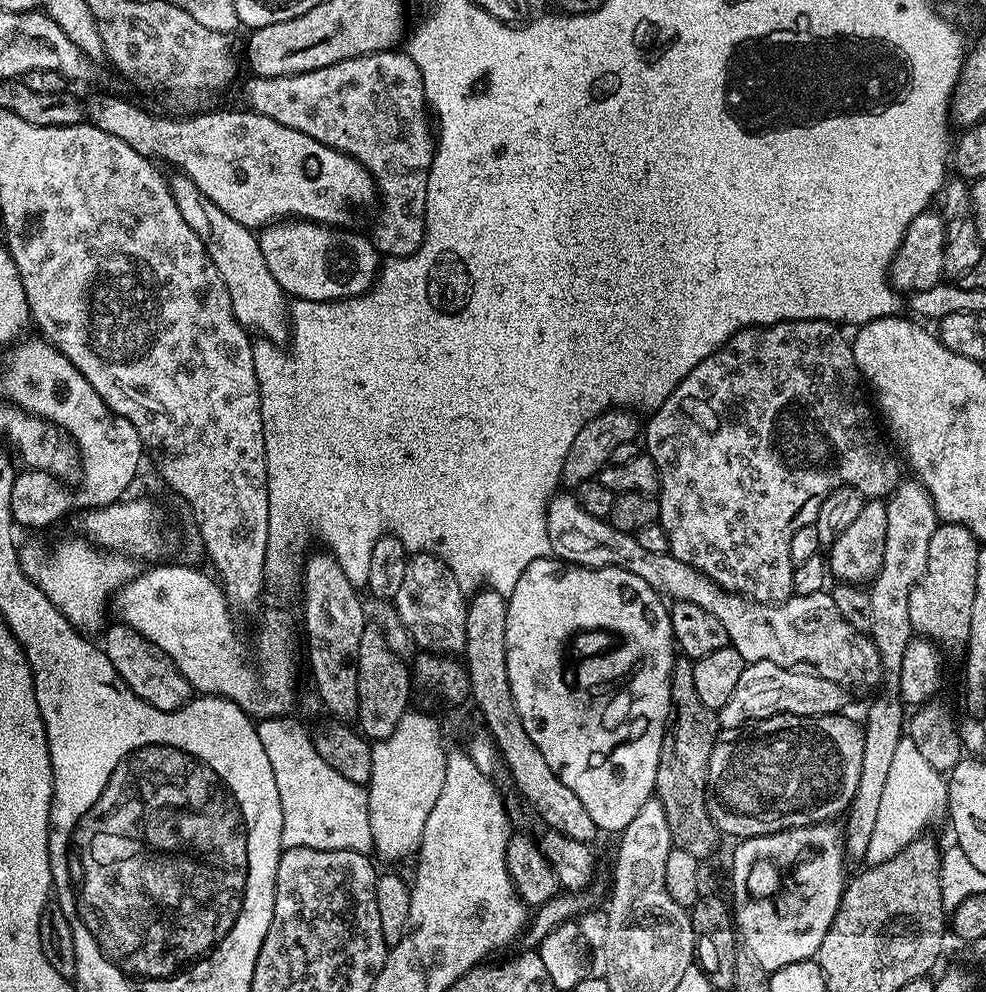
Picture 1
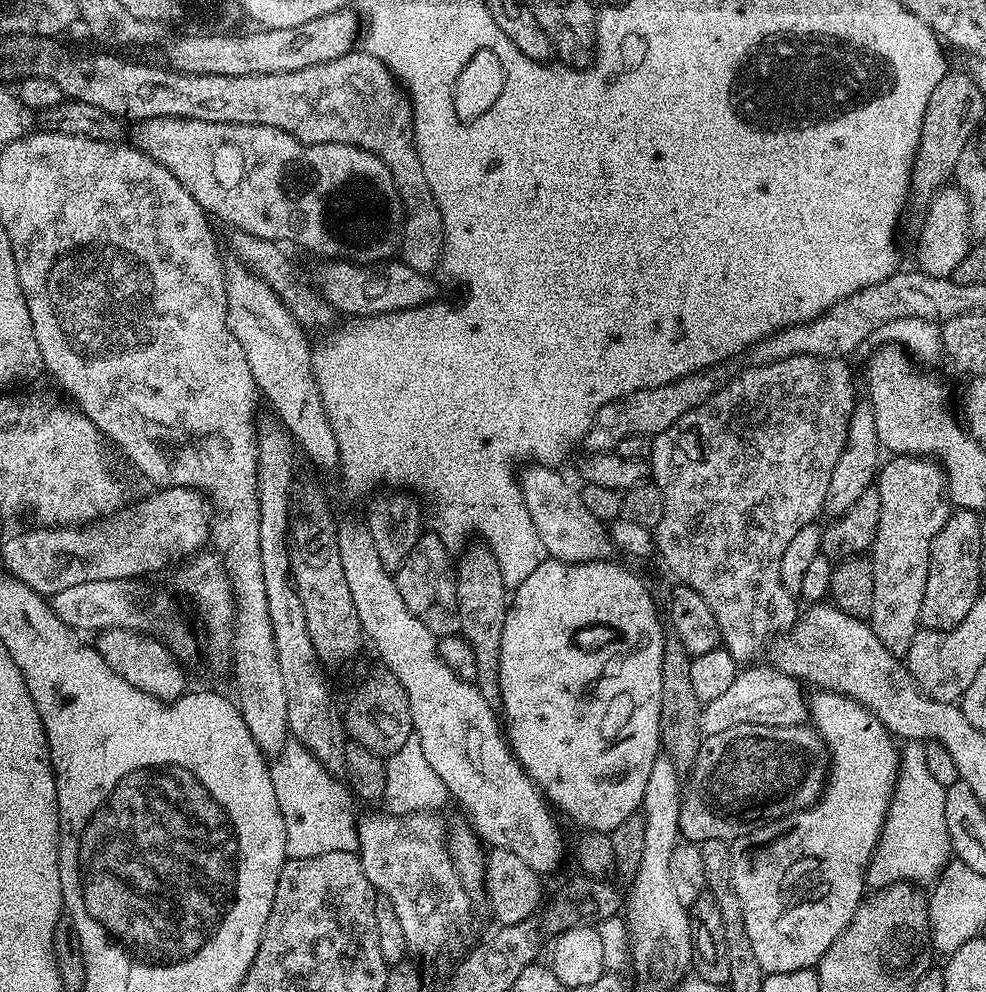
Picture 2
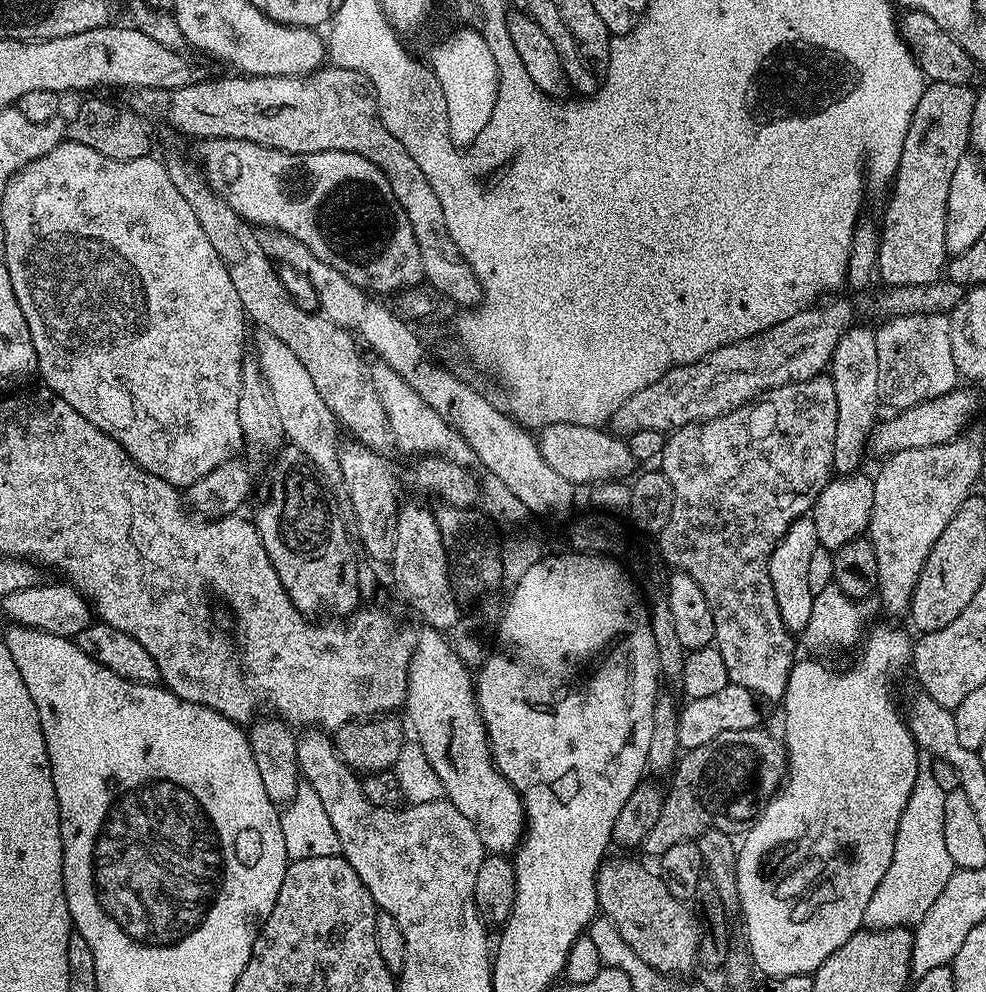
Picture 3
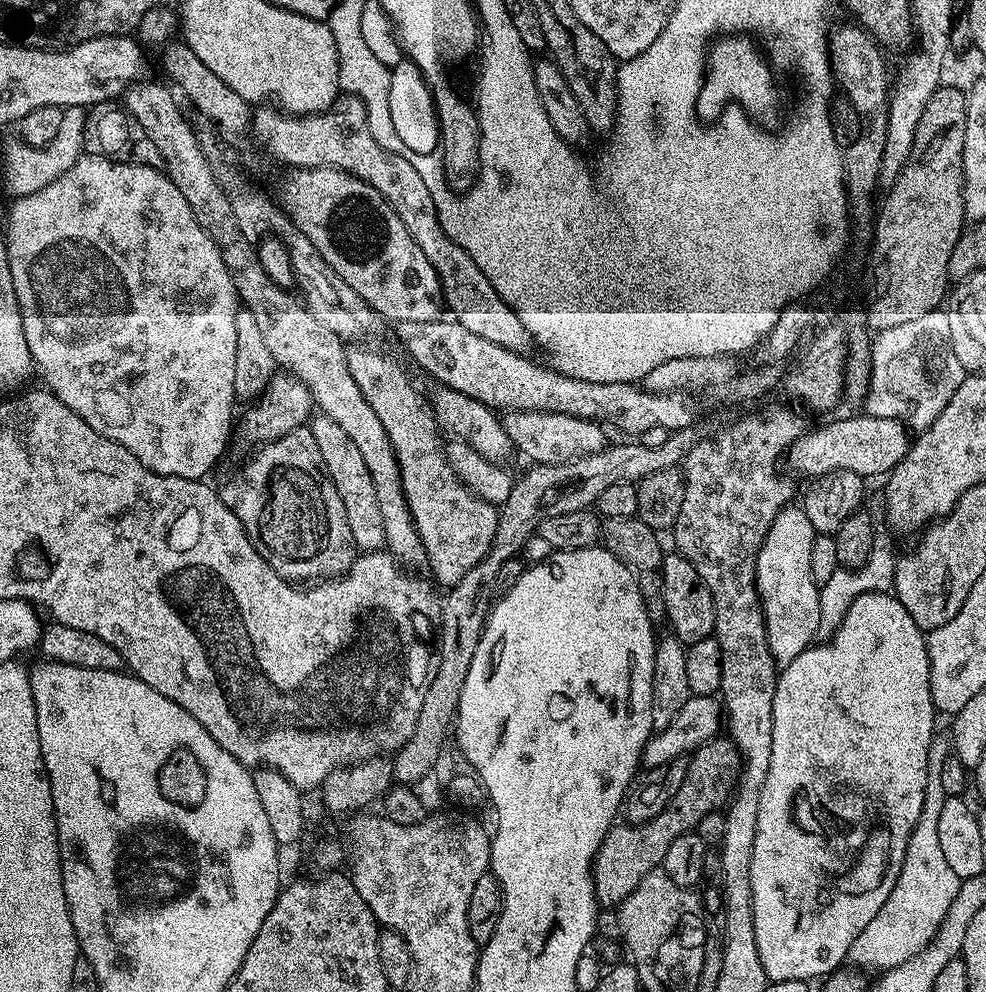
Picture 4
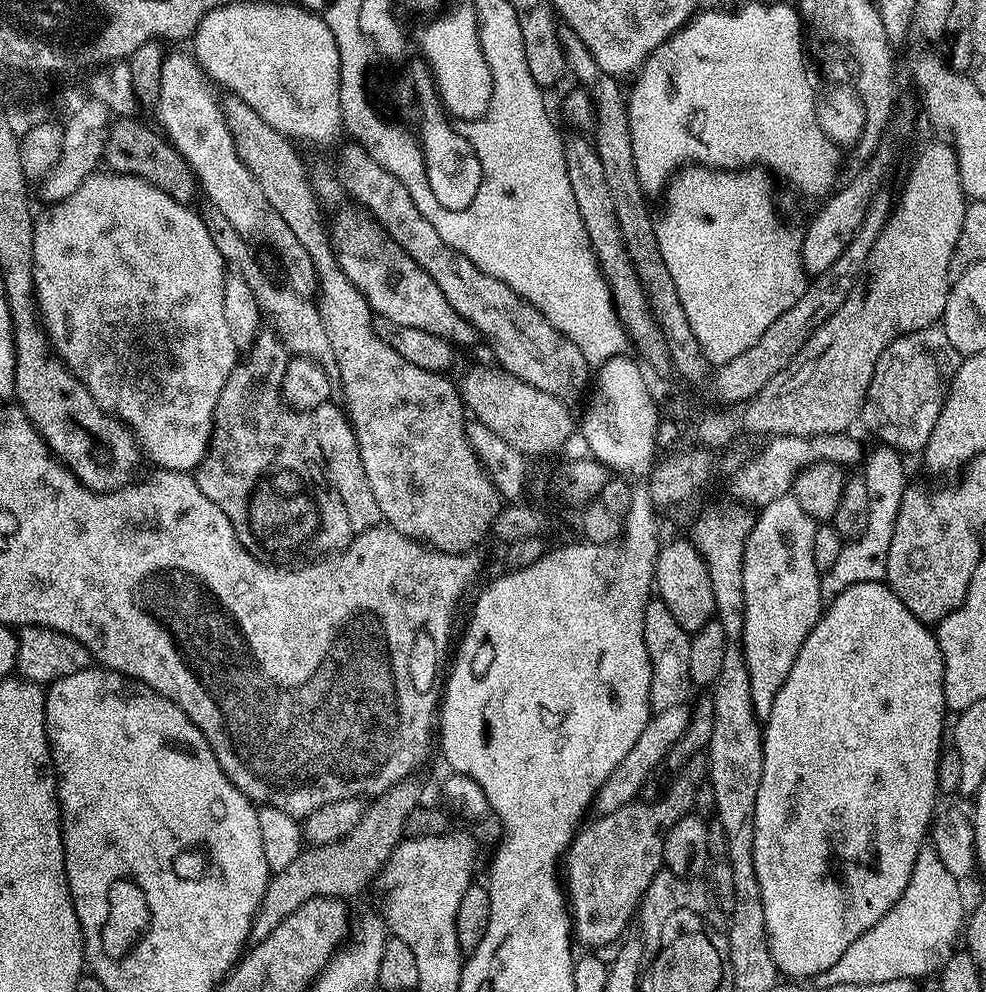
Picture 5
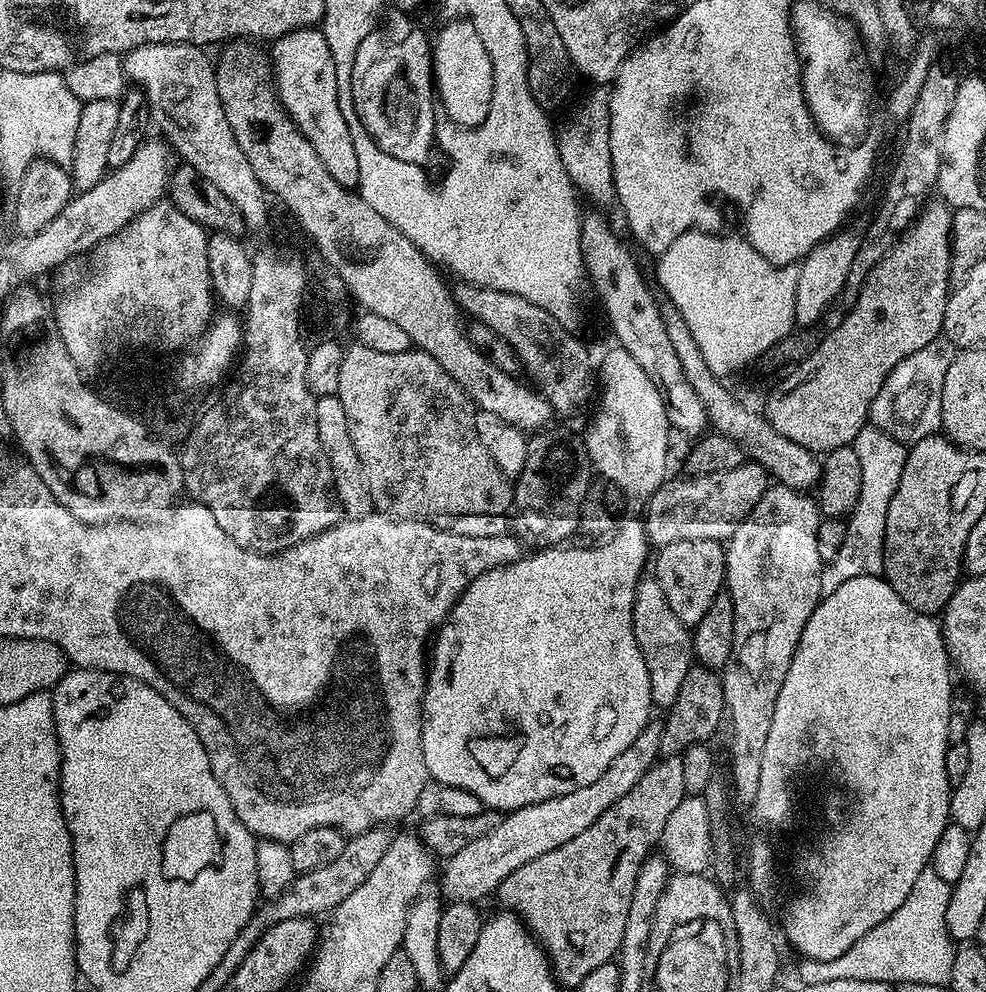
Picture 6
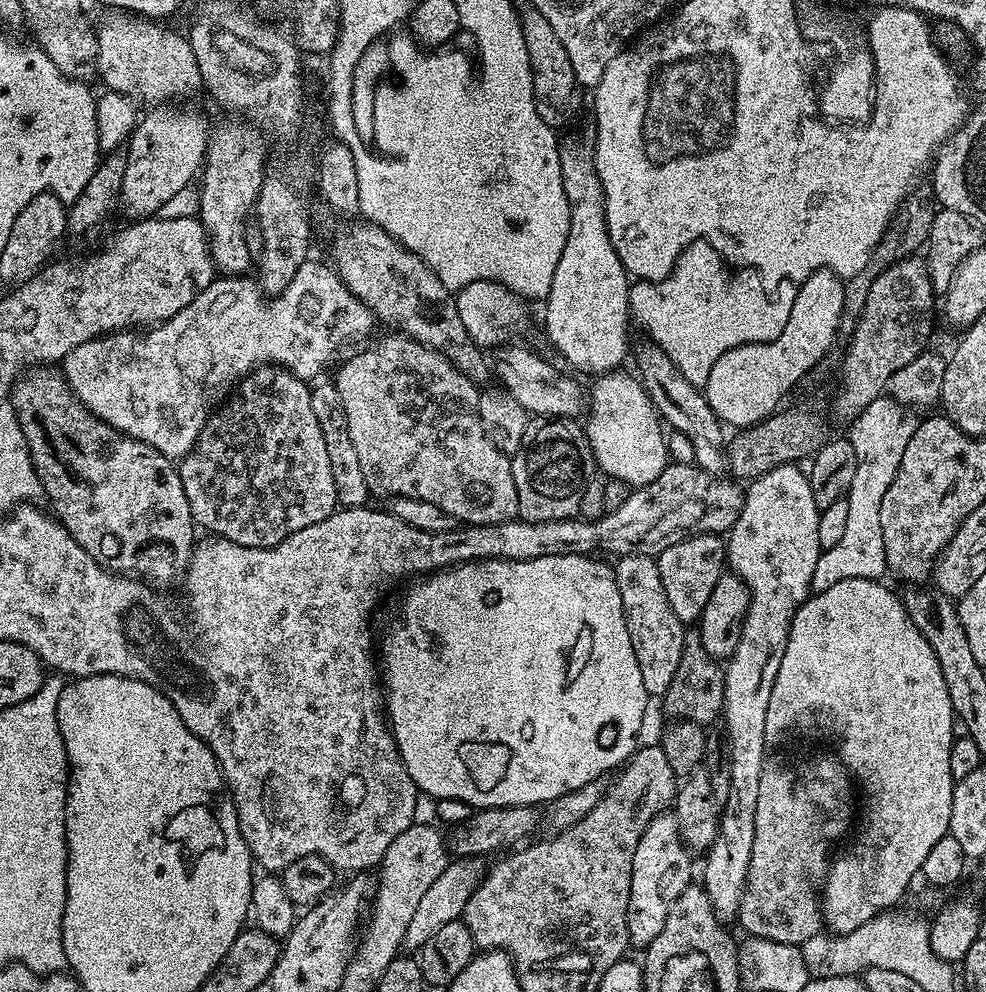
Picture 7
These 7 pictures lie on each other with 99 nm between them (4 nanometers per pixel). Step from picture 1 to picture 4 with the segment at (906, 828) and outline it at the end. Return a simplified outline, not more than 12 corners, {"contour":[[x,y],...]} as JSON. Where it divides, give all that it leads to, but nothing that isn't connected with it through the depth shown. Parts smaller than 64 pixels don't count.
{"contour":[[933,736],[922,814],[890,898],[847,963],[880,974],[938,934],[961,881],[938,838],[949,737]]}

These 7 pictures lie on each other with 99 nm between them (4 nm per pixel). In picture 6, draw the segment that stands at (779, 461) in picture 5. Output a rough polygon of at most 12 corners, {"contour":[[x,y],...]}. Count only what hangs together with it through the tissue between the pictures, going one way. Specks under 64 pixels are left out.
{"contour":[[759,462],[666,479],[649,545],[727,542],[770,487]]}

